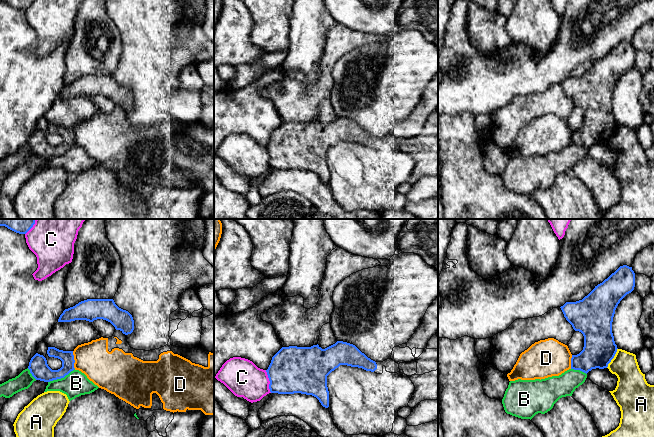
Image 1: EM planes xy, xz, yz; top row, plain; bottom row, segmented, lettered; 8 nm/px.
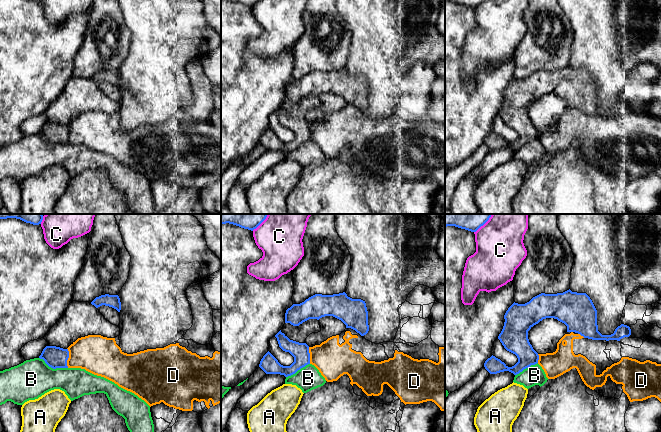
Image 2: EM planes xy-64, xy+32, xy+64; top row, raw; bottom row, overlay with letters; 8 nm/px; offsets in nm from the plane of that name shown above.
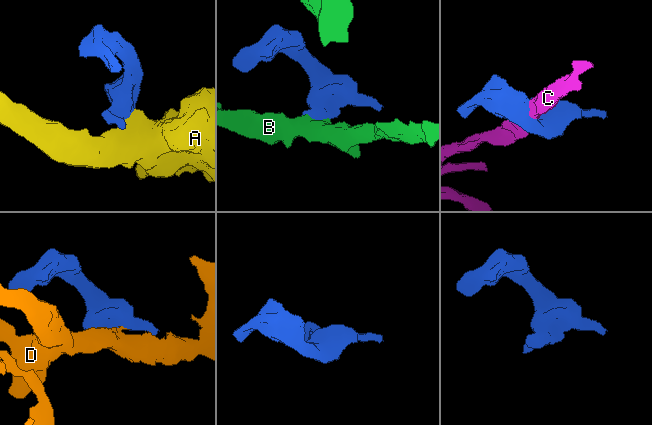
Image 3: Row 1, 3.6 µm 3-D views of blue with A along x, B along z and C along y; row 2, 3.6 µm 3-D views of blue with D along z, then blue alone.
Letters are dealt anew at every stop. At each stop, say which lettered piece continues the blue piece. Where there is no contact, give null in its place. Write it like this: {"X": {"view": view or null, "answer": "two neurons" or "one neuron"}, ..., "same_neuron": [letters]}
{"A": {"view": "yz", "answer": "two neurons"}, "B": {"view": "xy", "answer": "two neurons"}, "C": {"view": "xz", "answer": "two neurons"}, "D": {"view": "xy", "answer": "one neuron"}, "same_neuron": ["D"]}

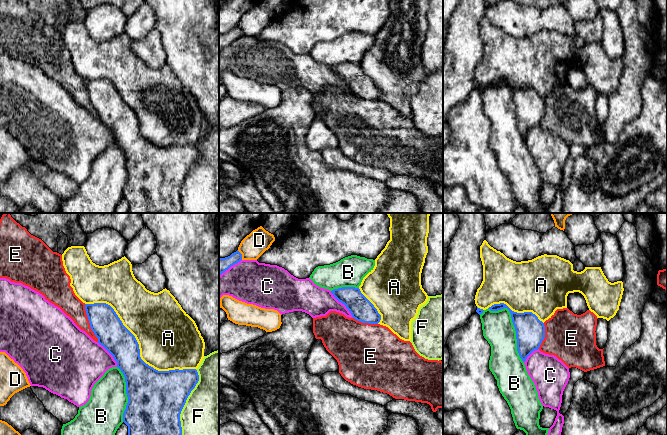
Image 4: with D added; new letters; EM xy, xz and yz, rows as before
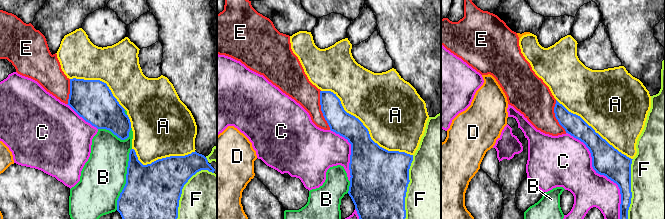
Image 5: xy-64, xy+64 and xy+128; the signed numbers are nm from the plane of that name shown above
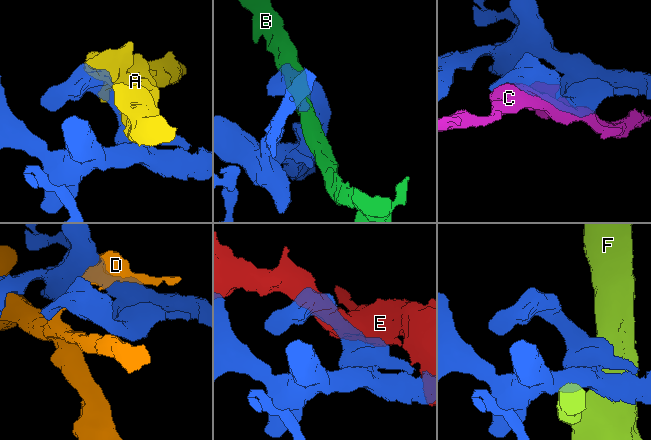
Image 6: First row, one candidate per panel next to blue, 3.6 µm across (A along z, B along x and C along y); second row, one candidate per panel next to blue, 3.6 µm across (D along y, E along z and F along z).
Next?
{"A": {"view": "xy", "answer": "two neurons"}, "B": {"view": "yz", "answer": "two neurons"}, "C": {"view": "xz", "answer": "two neurons"}, "D": {"view": "xz", "answer": "two neurons"}, "E": {"view": "xy", "answer": "two neurons"}, "F": {"view": "xy", "answer": "two neurons"}, "same_neuron": []}

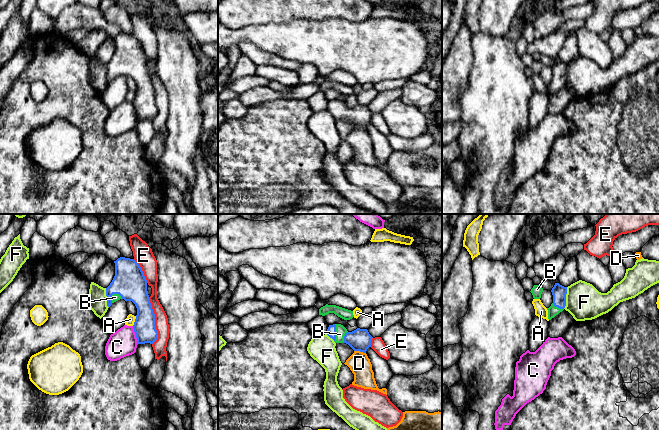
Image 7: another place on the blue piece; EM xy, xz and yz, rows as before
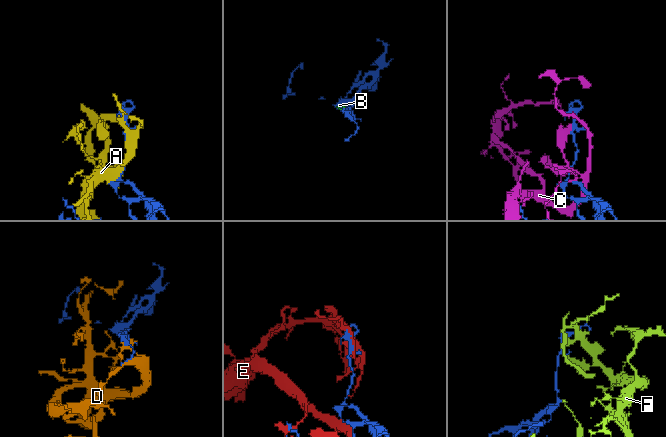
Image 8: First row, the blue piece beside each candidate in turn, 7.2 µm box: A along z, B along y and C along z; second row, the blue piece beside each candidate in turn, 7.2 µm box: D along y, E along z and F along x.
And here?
{"A": {"view": "xy", "answer": "two neurons"}, "B": {"view": "xy", "answer": "one neuron"}, "C": {"view": "xy", "answer": "two neurons"}, "D": {"view": "xz", "answer": "two neurons"}, "E": {"view": "xy", "answer": "two neurons"}, "F": {"view": "yz", "answer": "two neurons"}, "same_neuron": ["B"]}

